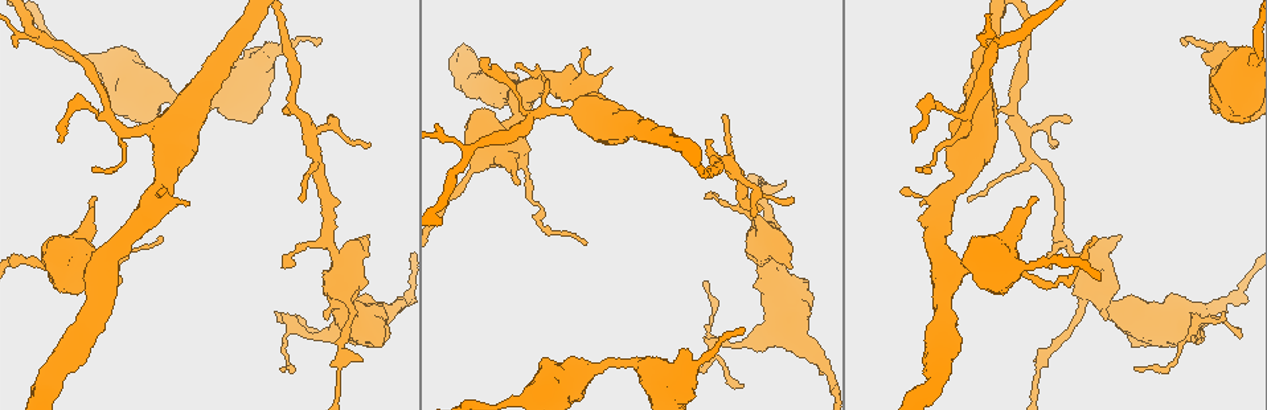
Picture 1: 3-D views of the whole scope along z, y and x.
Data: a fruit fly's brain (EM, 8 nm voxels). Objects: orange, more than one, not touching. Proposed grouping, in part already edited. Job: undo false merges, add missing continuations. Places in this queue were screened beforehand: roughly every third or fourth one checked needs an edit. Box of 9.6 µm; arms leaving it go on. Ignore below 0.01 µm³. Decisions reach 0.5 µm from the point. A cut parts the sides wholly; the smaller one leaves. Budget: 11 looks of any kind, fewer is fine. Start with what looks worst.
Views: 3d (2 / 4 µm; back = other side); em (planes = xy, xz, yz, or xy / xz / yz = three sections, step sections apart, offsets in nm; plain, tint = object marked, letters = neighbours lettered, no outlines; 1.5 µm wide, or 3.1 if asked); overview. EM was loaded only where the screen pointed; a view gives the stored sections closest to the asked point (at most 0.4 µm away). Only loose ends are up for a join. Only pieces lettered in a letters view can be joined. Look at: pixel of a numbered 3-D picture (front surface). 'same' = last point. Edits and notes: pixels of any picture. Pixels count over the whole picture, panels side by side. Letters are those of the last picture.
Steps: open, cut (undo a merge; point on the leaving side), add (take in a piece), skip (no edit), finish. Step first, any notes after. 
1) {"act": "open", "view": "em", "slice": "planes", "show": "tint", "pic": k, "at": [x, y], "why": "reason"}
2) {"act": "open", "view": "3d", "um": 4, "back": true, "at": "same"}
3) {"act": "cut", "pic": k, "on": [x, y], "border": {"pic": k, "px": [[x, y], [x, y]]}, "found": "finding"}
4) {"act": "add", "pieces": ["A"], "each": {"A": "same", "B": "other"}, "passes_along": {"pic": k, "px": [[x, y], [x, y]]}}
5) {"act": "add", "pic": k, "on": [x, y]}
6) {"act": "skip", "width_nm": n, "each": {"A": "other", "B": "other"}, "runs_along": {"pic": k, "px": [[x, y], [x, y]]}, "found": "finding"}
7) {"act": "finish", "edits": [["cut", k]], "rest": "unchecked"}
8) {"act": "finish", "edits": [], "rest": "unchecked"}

{"act": "open", "view": "3d", "um": 4, "pic": 1, "at": [1241, 335], "why": "free end"}

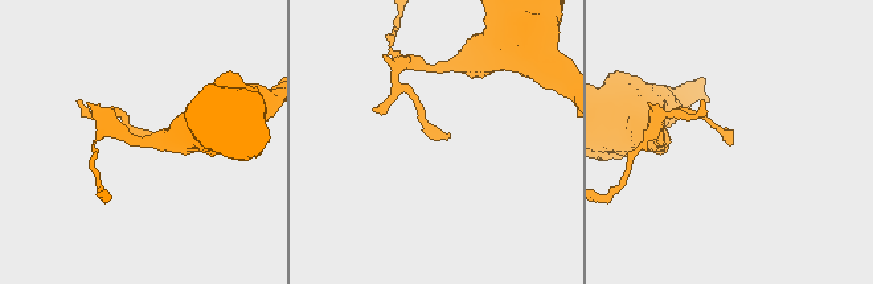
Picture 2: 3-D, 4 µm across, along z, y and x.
{"act": "open", "view": "em", "slice": "planes", "show": "letters", "pic": 2, "at": [445, 139]}

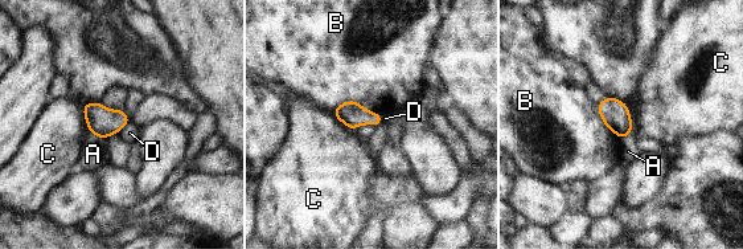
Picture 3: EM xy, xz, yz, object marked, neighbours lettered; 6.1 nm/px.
{"act": "skip", "width_nm": 160, "each": {"A": "other", "B": "other", "C": "other", "D": "other"}, "border": {"pic": 3, "px": [[131, 121], [118, 133]]}, "found": "none of them fits"}

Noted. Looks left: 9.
{"act": "open", "view": "3d", "um": 2, "pic": 1, "at": [708, 280], "why": "tapers out"}

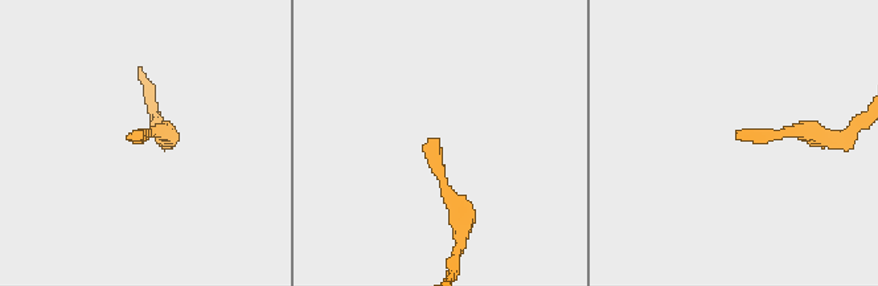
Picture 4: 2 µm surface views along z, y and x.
{"act": "open", "view": "em", "slice": "planes", "show": "letters", "pic": 4, "at": [432, 140], "why": "need the tissue"}

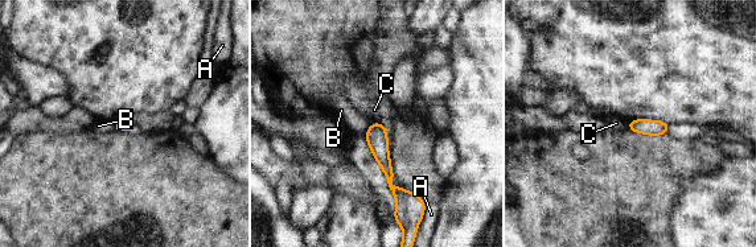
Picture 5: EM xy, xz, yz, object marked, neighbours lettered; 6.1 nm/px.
{"act": "skip", "width_nm": 60, "each": {"A": "other", "B": "other", "C": "other"}, "runs_along": {"pic": 5, "px": [[373, 126], [390, 185], [405, 200]]}, "found": "none of them fits"}

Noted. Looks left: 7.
{"act": "open", "view": "3d", "um": 4, "pic": 1, "at": [1184, 40]}

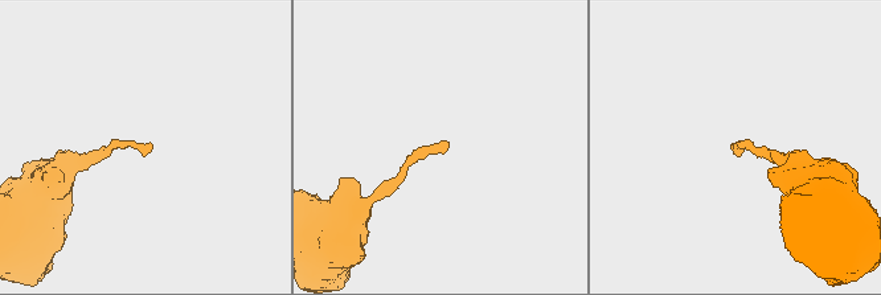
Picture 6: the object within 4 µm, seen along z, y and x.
{"act": "open", "view": "em", "slice": "xz", "step": 8, "show": "tint", "pic": 6, "at": [735, 145]}

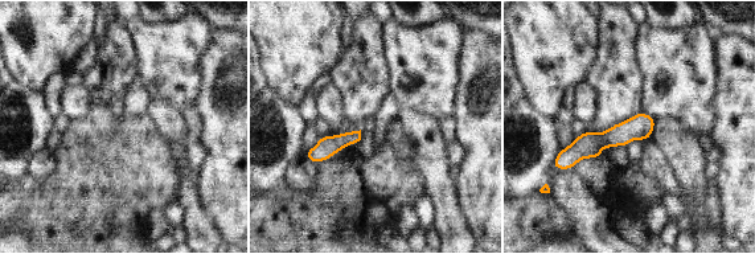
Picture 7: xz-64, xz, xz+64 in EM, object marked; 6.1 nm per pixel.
{"act": "open", "view": "em", "slice": "planes", "show": "letters", "at": "same", "why": "cut it another way"}

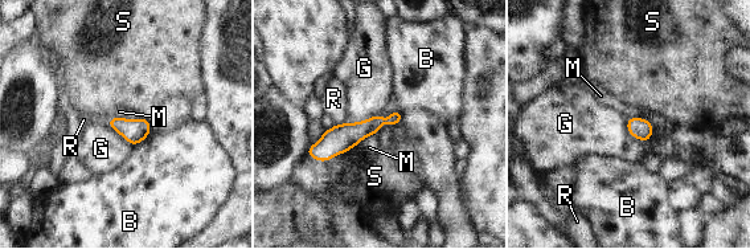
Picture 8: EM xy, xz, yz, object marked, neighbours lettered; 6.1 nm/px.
{"act": "skip", "width_nm": 120, "each": {"B": "other", "G": "other", "M": "other", "R": "other", "S": "other"}, "runs_along": {"pic": 8, "px": [[398, 114], [311, 152]]}, "found": "none of them fits"}

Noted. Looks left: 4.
{"act": "open", "view": "3d", "um": 2, "pic": 1, "at": [1216, 106], "why": "sudden change in width"}

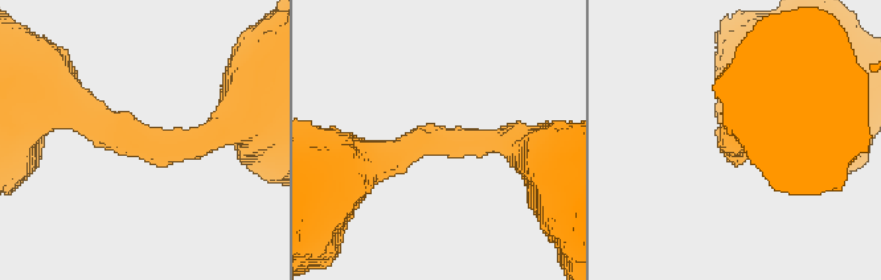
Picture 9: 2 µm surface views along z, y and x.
{"act": "open", "view": "em", "slice": "planes", "show": "letters", "pic": 9, "at": [735, 143], "arm_widths_nm": [340, 480], "why": "shape alone is not enough"}

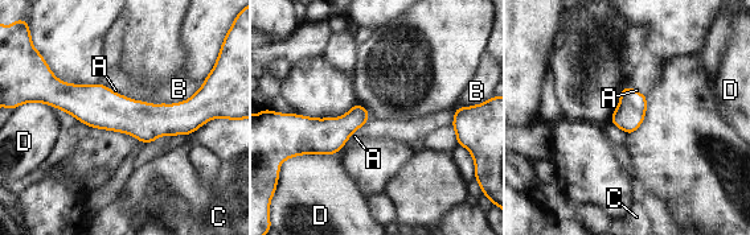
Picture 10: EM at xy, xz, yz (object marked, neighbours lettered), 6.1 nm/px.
{"act": "skip", "width_nm": 180, "longest_contact_nm": ["B", 420], "each": {"A": "other", "B": "other", "C": "other", "D": "other"}, "found": "continuous, no second neuron"}

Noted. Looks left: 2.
{"act": "finish", "edits": [], "rest": "unchecked"}

